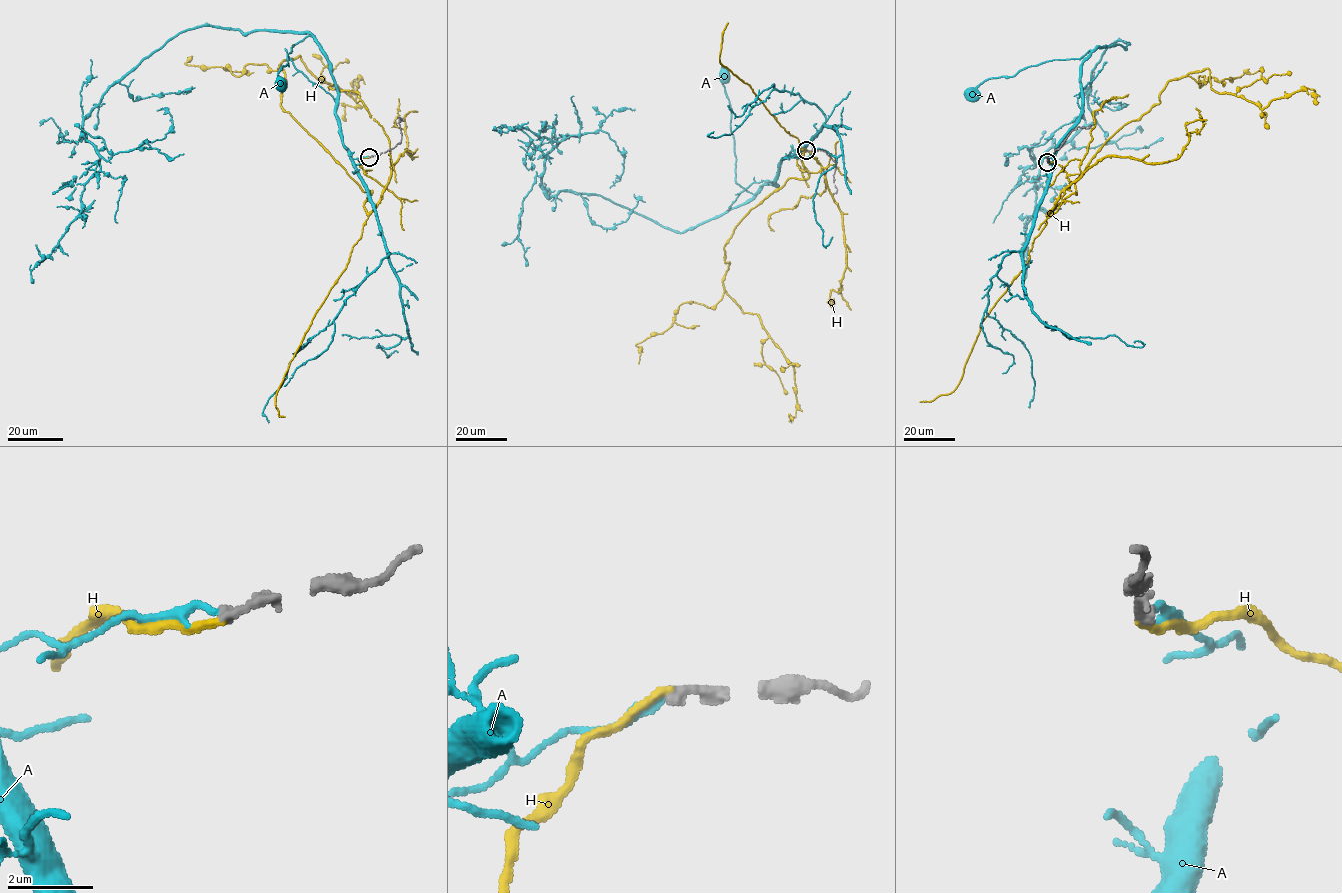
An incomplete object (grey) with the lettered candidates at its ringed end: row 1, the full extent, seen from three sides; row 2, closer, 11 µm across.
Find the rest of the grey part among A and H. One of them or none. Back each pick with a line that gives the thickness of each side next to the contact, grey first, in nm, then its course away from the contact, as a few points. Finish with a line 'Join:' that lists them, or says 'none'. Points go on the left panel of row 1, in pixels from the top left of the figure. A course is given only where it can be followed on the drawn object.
H: calibres 280 and 180 nm; course (369, 157), (367, 212), (279, 65), (355, 94)
Join: H

